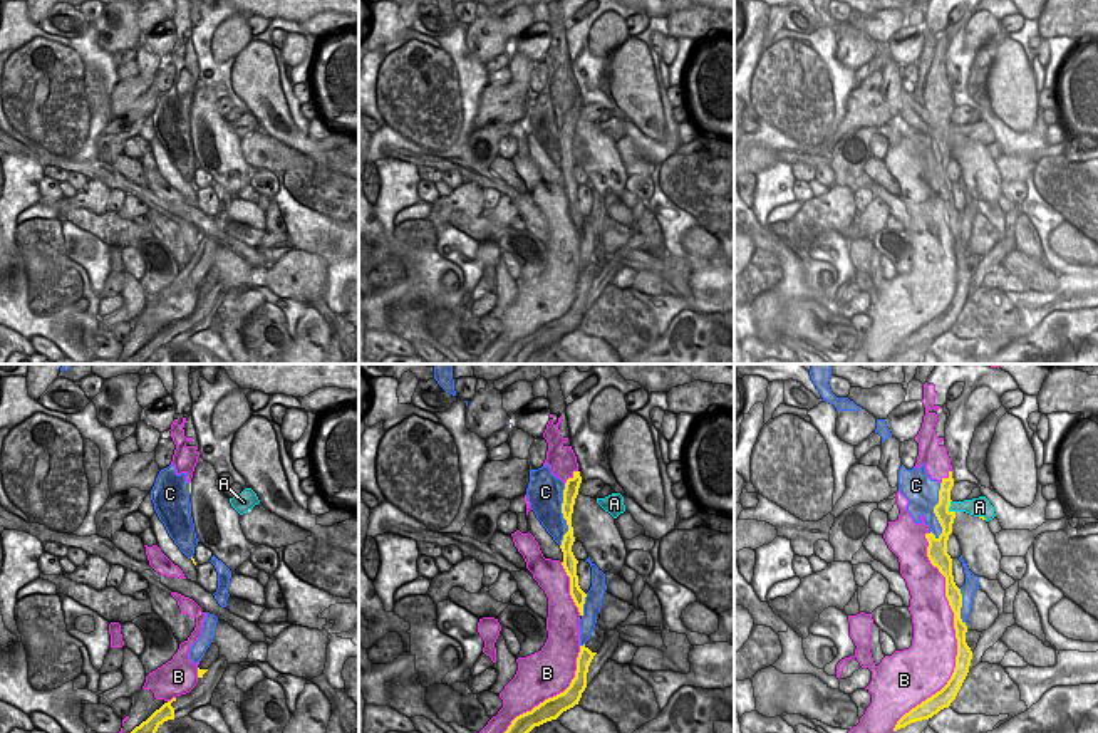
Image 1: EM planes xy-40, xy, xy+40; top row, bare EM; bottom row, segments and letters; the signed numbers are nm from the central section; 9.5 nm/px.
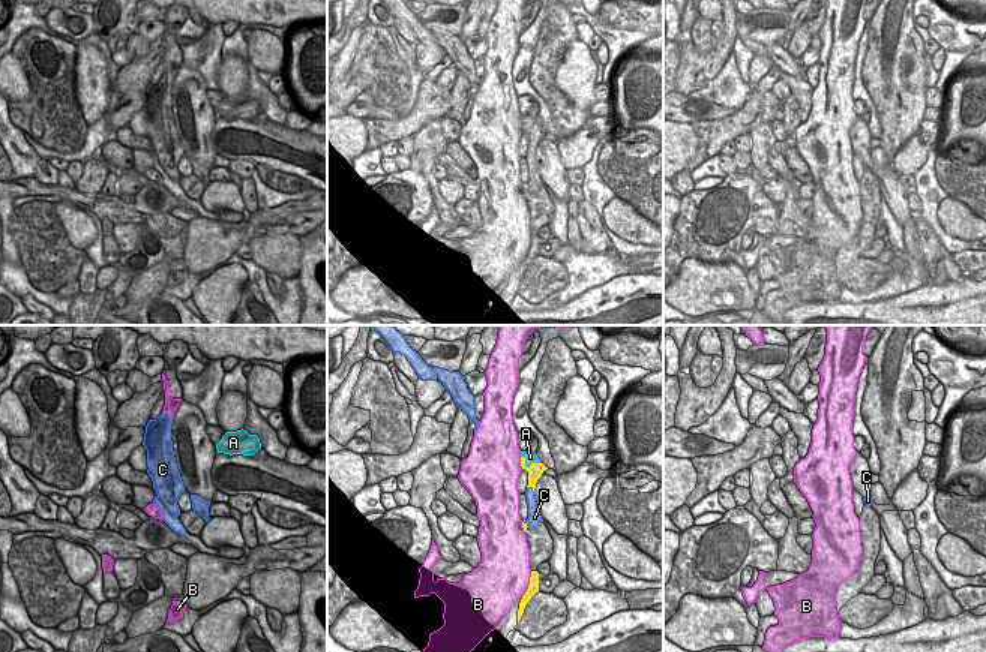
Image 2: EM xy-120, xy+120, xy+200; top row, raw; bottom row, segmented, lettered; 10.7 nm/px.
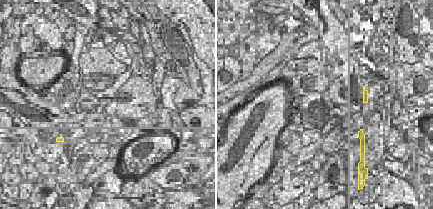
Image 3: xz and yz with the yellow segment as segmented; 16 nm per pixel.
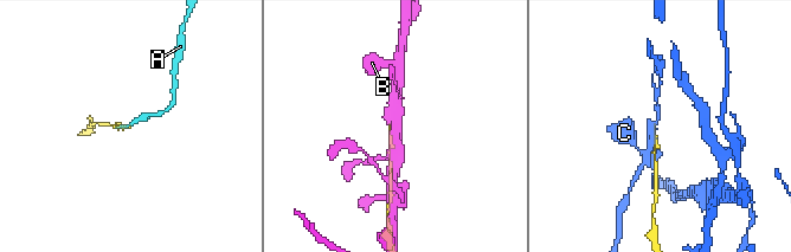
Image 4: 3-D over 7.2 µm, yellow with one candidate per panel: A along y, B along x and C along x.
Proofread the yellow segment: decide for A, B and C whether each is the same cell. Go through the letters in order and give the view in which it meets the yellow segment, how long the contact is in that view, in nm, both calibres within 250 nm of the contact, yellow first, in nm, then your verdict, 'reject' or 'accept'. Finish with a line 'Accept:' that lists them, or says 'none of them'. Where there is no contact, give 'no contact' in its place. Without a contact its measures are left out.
A: contact in xy+40; length 140 nm; calibres 160 and 160 nm; reject
B: contact in xy+40; length 1950 nm; calibres 160 and 440 nm; reject
C: contact in xy+40; length 550 nm; calibres 160 and 320 nm; reject
Accept: none of them

